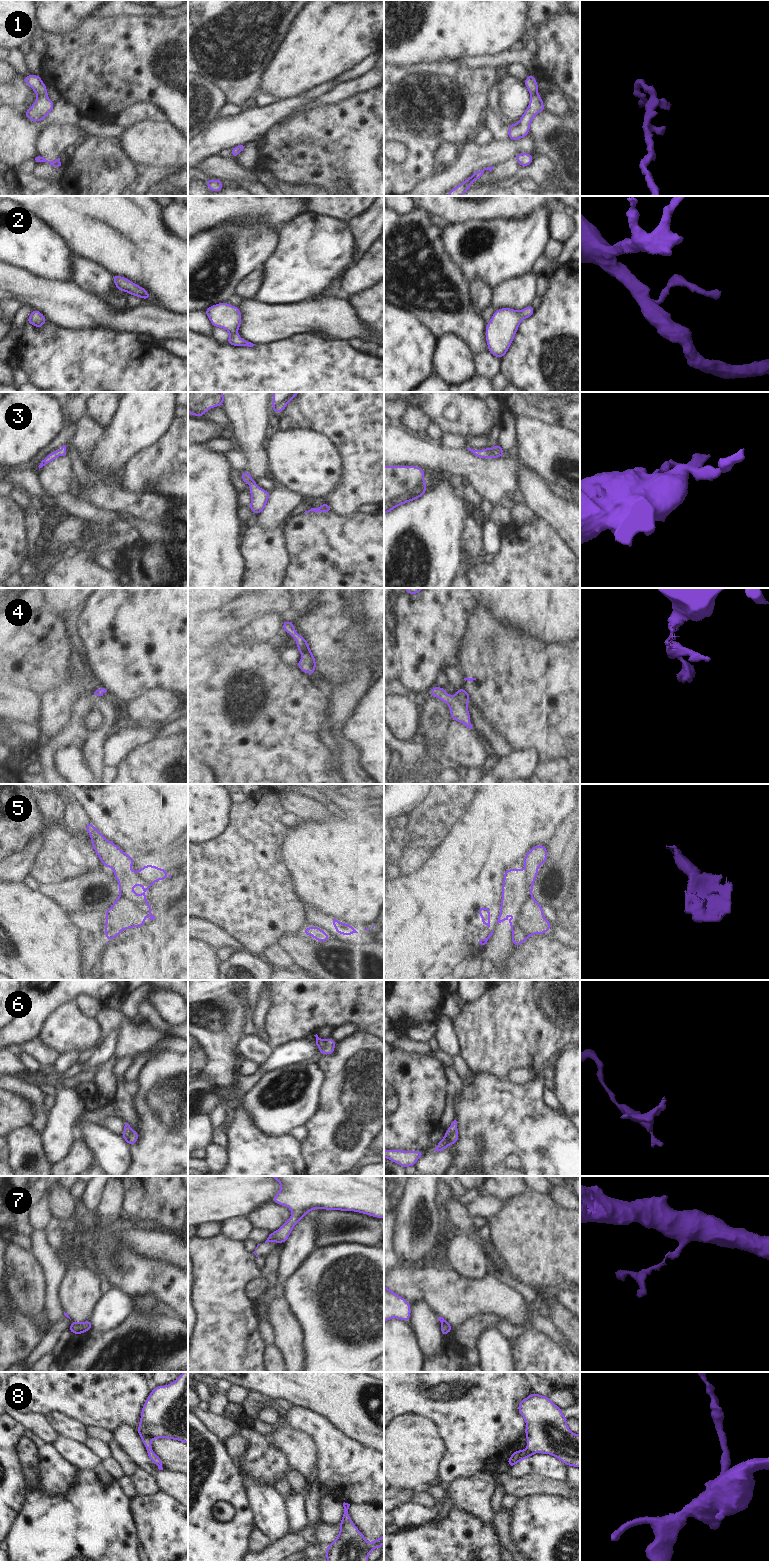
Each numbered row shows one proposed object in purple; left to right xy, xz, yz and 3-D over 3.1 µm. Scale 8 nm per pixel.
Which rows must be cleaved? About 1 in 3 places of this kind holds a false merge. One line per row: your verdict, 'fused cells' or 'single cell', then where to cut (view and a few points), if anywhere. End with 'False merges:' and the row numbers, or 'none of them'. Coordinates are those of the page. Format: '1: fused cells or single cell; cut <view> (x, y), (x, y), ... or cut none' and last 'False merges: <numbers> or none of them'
1: single cell; cut none
2: single cell; cut none
3: single cell; cut none
4: single cell; cut none
5: single cell; cut none
6: fused cells; cut xz (325, 1040), (325, 1045), (319, 1049)
7: fused cells; cut yz (442, 1322), (446, 1322), (449, 1325)
8: single cell; cut none
False merges: 6, 7

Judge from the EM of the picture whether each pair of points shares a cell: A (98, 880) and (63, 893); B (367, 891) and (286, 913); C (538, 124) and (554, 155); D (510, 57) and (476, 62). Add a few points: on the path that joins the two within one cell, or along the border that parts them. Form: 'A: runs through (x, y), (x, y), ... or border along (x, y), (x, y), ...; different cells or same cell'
A: runs through (89, 883), (78, 893), (72, 893); same cell
B: border along (292, 883), (296, 895), (303, 904); different cells
C: runs through (545, 132), (546, 140), (553, 147); same cell
D: runs through (502, 60), (484, 61); same cell

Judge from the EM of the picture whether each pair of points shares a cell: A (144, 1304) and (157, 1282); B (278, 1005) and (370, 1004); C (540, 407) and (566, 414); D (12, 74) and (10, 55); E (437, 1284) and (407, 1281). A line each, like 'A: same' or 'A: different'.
A: different
B: same
C: same
D: different
E: same

